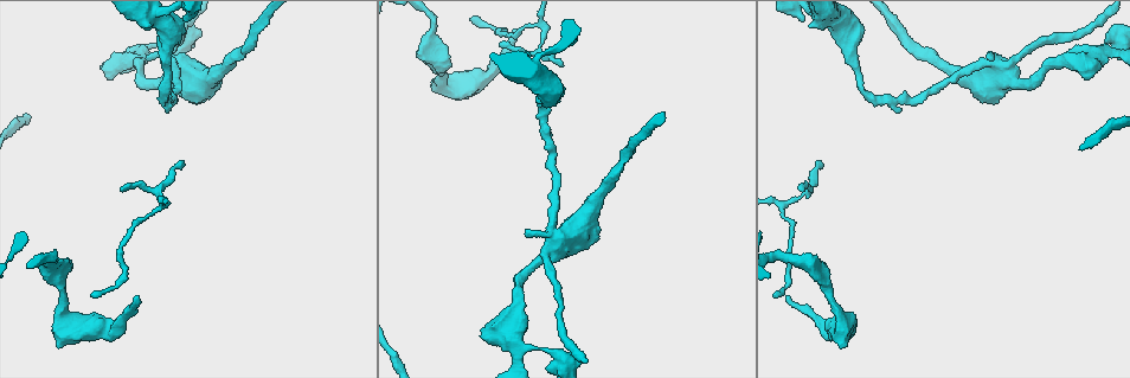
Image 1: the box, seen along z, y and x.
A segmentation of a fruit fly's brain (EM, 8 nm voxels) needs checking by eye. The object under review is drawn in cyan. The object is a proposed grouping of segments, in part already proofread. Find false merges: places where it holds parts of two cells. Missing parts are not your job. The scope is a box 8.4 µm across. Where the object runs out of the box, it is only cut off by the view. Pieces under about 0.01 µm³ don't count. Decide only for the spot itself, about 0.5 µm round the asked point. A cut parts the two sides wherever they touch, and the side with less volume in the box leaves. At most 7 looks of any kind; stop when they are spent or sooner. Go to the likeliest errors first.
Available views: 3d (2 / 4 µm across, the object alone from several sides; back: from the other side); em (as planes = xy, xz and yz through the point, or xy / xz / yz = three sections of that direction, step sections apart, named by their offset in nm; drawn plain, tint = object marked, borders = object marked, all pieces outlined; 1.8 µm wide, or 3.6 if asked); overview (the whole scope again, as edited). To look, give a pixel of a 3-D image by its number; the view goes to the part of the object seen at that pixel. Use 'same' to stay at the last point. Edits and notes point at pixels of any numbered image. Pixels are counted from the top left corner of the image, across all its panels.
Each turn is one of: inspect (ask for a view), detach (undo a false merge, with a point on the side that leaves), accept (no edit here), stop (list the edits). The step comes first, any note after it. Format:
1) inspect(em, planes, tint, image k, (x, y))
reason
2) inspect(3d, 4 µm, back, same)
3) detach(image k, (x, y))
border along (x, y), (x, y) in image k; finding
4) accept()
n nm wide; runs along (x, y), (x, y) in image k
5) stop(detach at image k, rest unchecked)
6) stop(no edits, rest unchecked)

inspect(em, 3.6 µm, planes, borders, image 1, (566, 236))
sharp bend

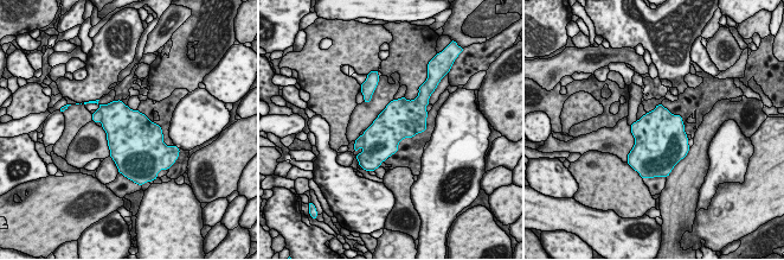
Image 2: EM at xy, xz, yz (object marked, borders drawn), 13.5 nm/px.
accept()
continuous, no second cell

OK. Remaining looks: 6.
inspect(em, yz, step 4, tint, image 1, (787, 206))
abrupt turn

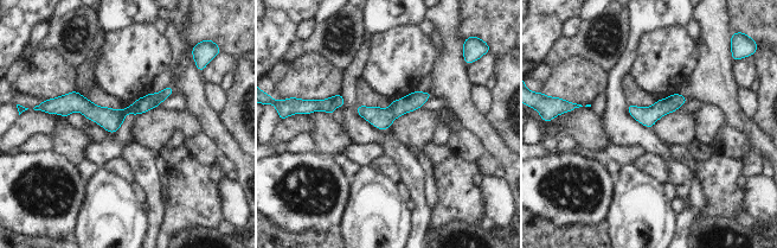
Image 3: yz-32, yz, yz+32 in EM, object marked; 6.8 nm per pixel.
inspect(em, xz, step 16, tint, same)

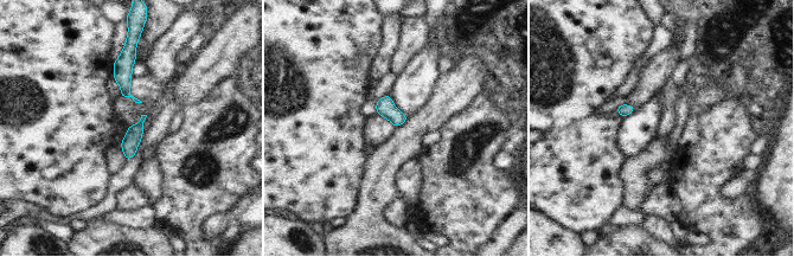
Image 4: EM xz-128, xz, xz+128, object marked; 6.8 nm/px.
accept()
120 nm wide; continuous, no second cell

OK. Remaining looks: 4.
inspect(em, 3.6 µm, yz, step 8, tint, image 1, (515, 315))
abrupt turn

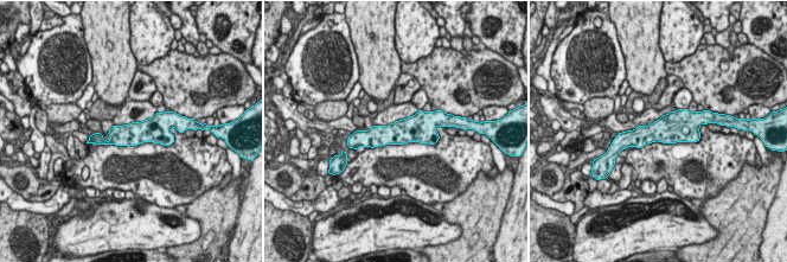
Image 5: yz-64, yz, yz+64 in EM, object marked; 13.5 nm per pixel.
inspect(em, 3.6 µm, planes, borders, same)

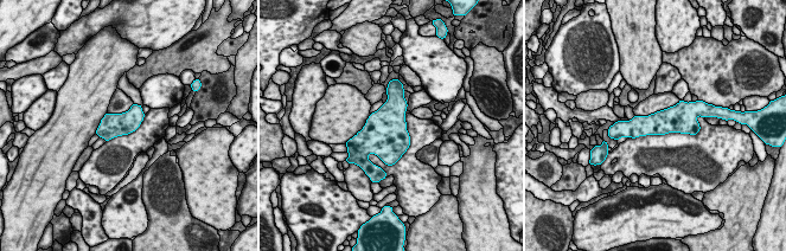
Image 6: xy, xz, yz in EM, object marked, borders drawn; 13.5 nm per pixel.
accept()
300 nm wide; continuous, no second cell

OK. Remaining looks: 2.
stop(no edits, rest unchecked)

